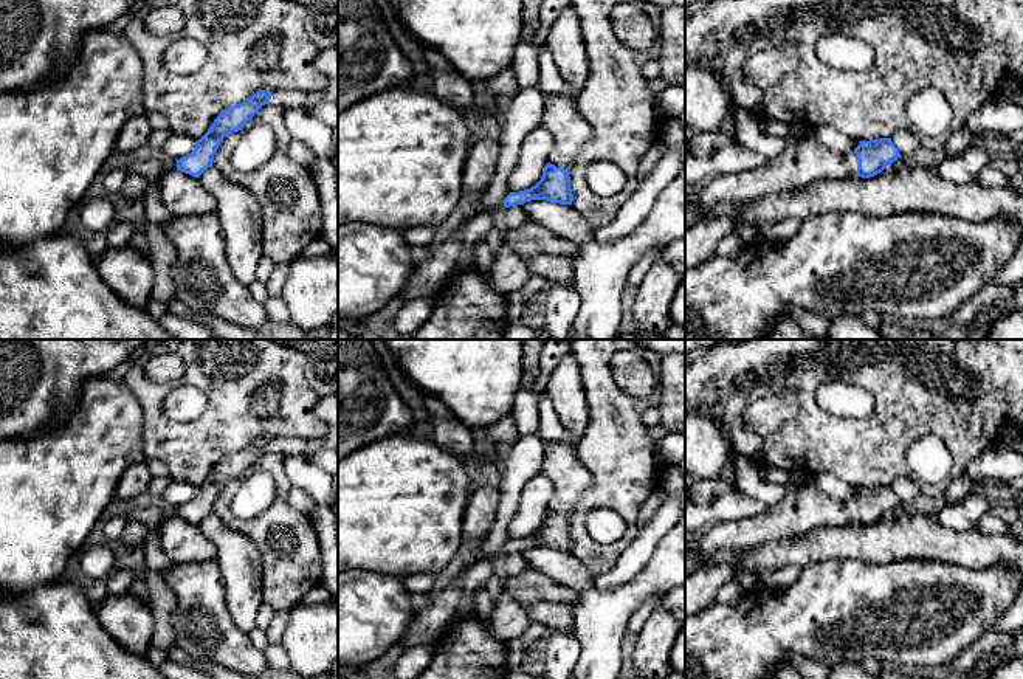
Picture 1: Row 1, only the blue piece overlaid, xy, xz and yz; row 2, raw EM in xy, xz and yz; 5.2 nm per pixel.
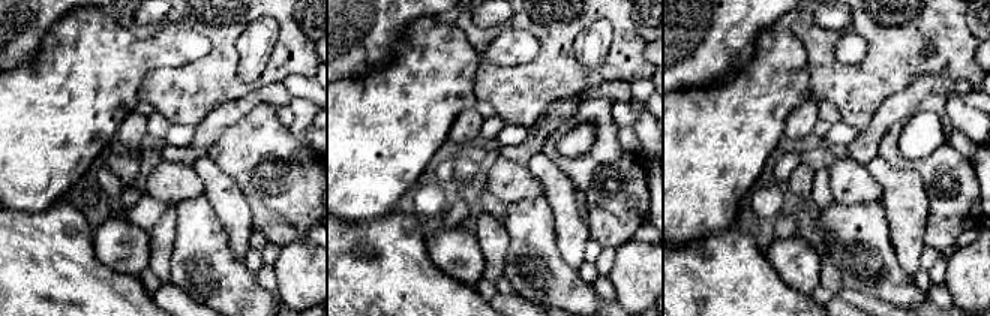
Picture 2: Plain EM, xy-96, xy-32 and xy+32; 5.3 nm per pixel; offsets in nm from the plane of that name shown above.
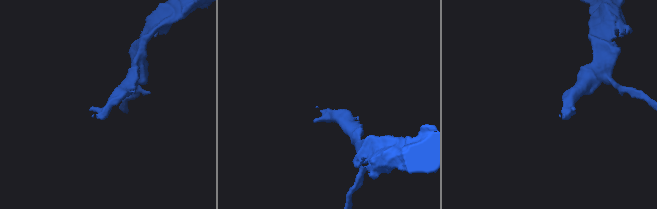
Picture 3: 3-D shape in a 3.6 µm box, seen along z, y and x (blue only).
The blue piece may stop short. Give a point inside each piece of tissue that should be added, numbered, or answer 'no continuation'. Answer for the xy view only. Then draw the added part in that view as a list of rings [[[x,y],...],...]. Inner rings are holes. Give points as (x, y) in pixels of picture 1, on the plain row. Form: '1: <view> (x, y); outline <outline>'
1: xy (285, 445); outline [[[277,437],[271,439],[270,448],[282,456],[305,456],[308,451],[308,440],[304,437]]]

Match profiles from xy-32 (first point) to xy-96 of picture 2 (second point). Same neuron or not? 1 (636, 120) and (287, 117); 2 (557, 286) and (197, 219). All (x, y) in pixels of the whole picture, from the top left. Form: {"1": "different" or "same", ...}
{"1": "same", "2": "same"}

